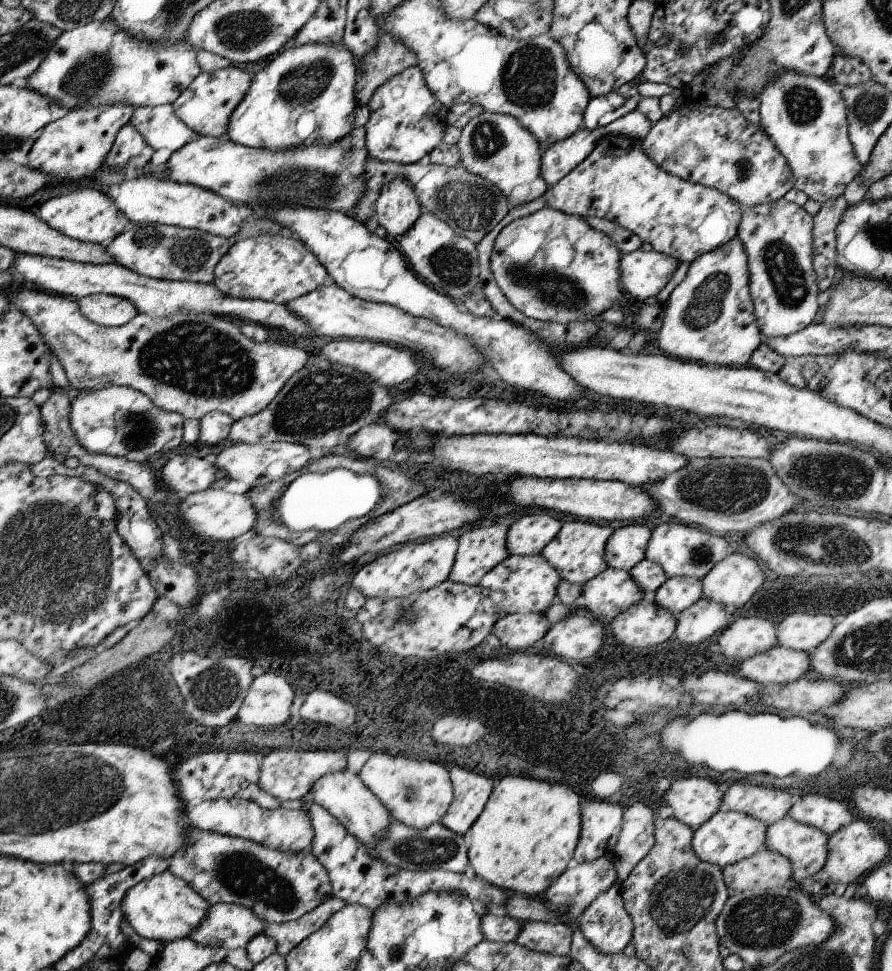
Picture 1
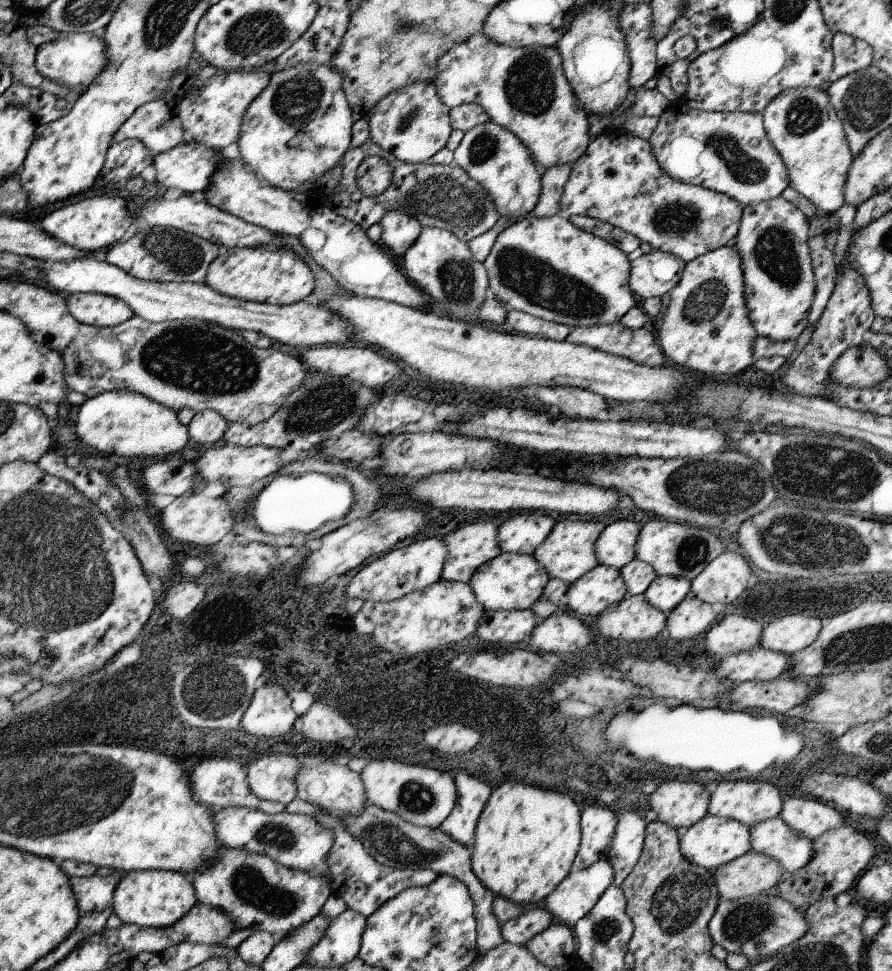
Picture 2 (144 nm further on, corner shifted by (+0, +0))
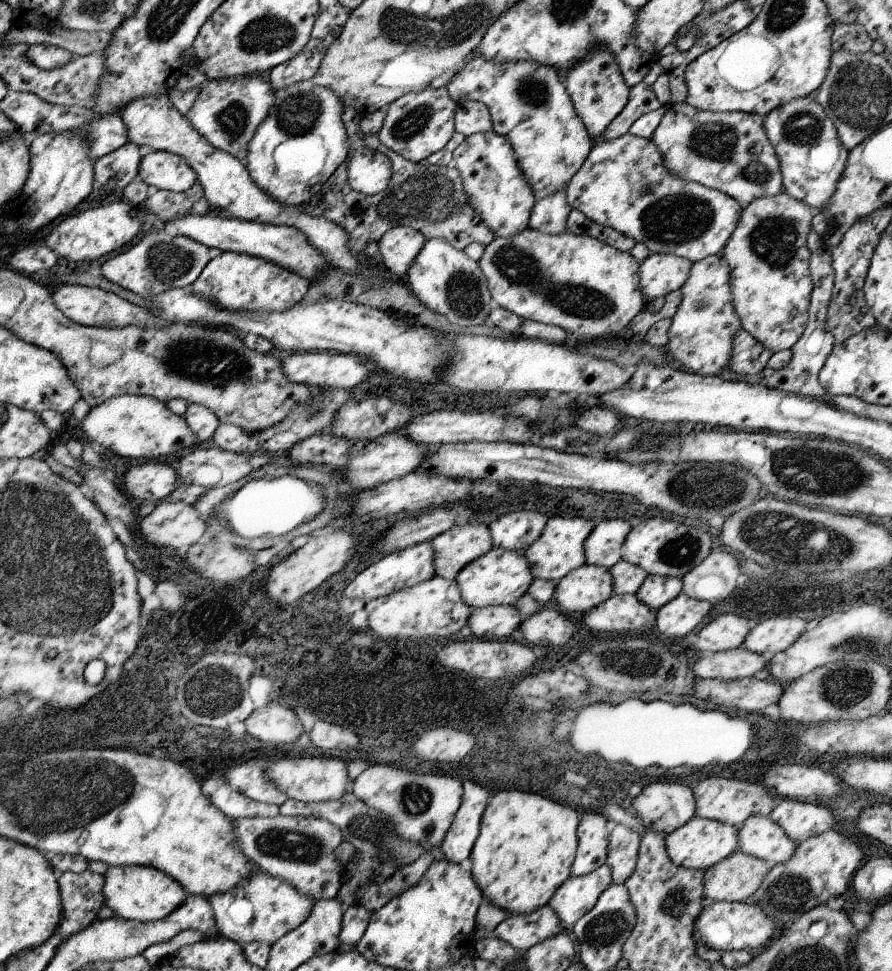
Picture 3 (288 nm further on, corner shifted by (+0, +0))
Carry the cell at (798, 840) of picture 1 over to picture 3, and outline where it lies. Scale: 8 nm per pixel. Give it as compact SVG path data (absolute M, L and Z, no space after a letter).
M749 816L737 830L737 850L745 852L745 856L765 860L769 866L785 864L797 848L781 826L767 816Z

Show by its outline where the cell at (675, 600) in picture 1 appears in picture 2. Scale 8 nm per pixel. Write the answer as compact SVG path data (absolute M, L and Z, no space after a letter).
M657 576L651 586L643 592L647 602L661 612L669 614L675 610L679 602L683 602L691 592L691 582L687 578L673 578L673 576Z

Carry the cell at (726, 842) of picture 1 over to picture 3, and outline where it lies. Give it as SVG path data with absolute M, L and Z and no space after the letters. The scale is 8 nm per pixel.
M693 816L691 820L687 820L685 826L677 828L671 834L665 836L665 850L667 850L667 856L673 864L687 868L687 870L705 872L713 864L717 864L723 858L737 852L737 832L739 830L735 826L727 826L727 824L721 824L721 822L703 820L703 818Z

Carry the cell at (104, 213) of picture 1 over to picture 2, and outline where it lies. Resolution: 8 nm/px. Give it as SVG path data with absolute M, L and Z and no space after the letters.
M99 196L99 198L75 202L75 204L71 200L63 208L57 208L51 214L47 214L39 222L39 226L41 226L43 232L47 232L51 238L57 238L61 244L73 246L79 252L89 252L89 256L91 256L99 248L111 248L113 244L117 244L117 240L129 228L131 220L133 220L133 214L127 210L125 200Z

